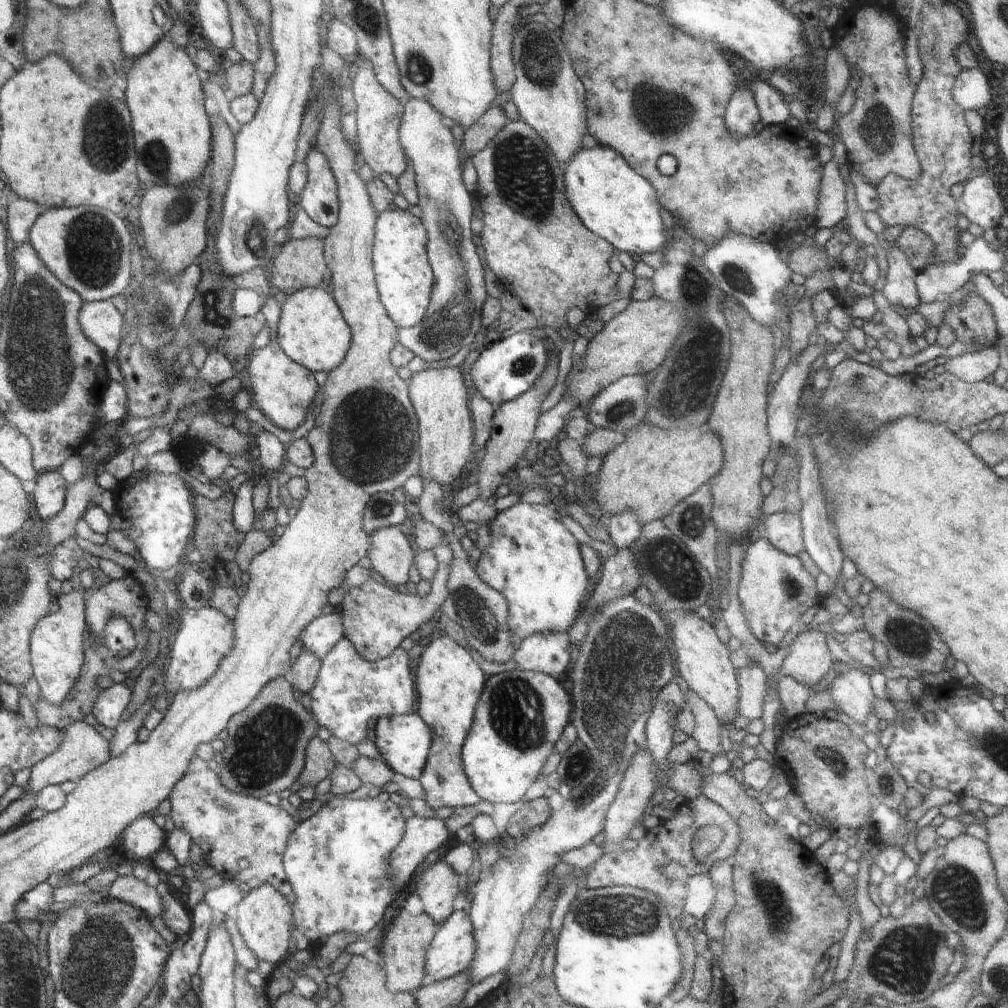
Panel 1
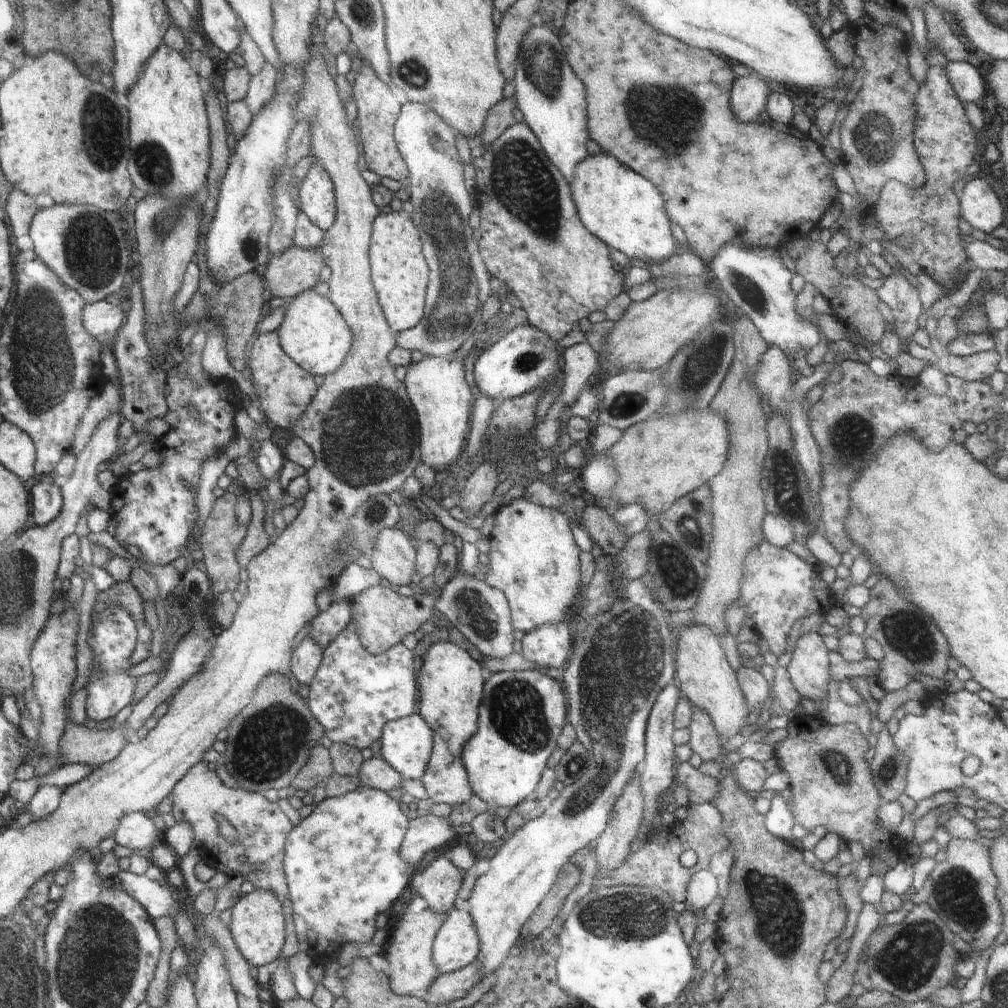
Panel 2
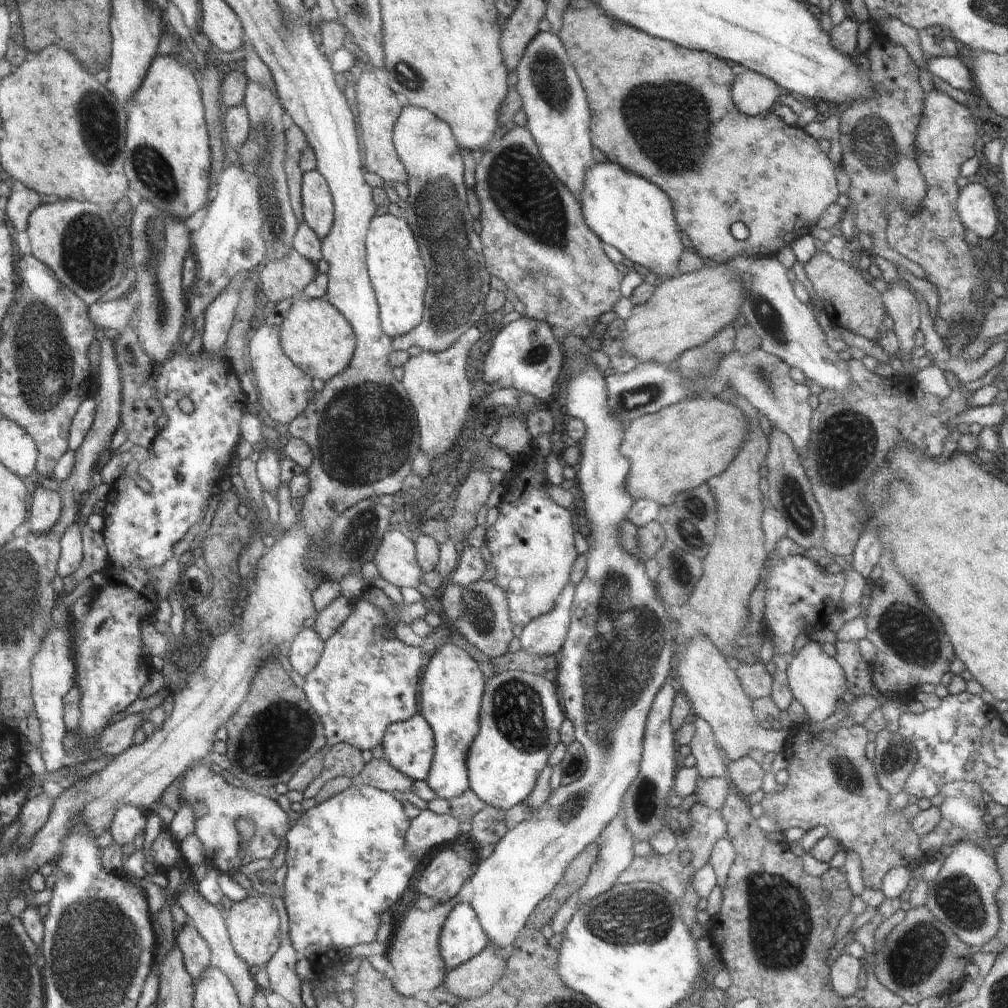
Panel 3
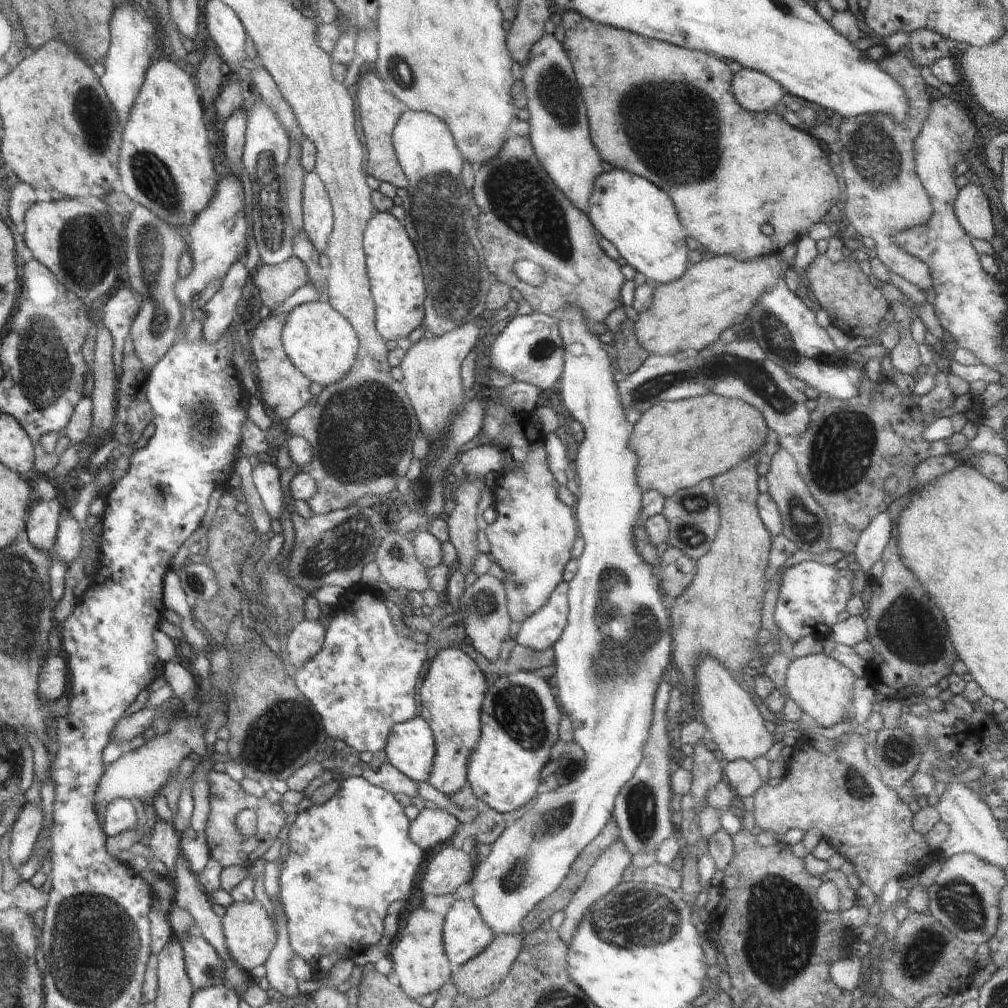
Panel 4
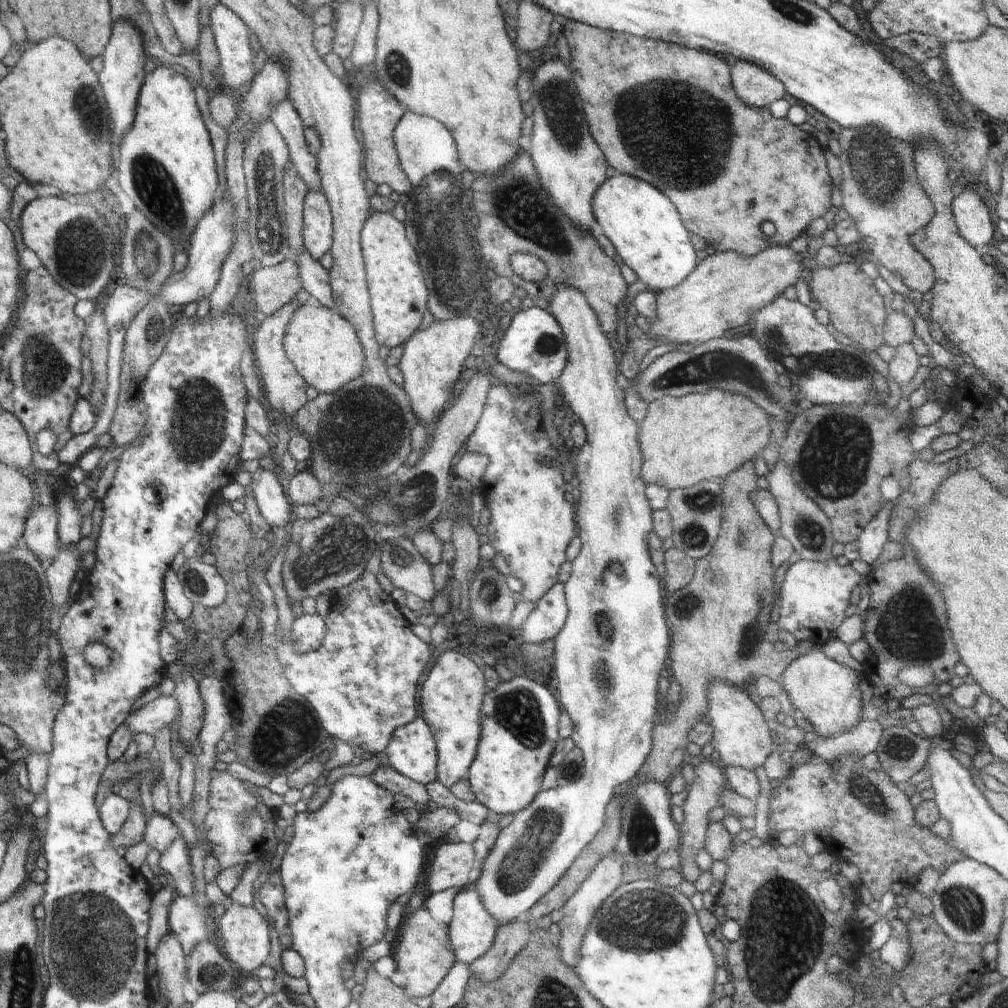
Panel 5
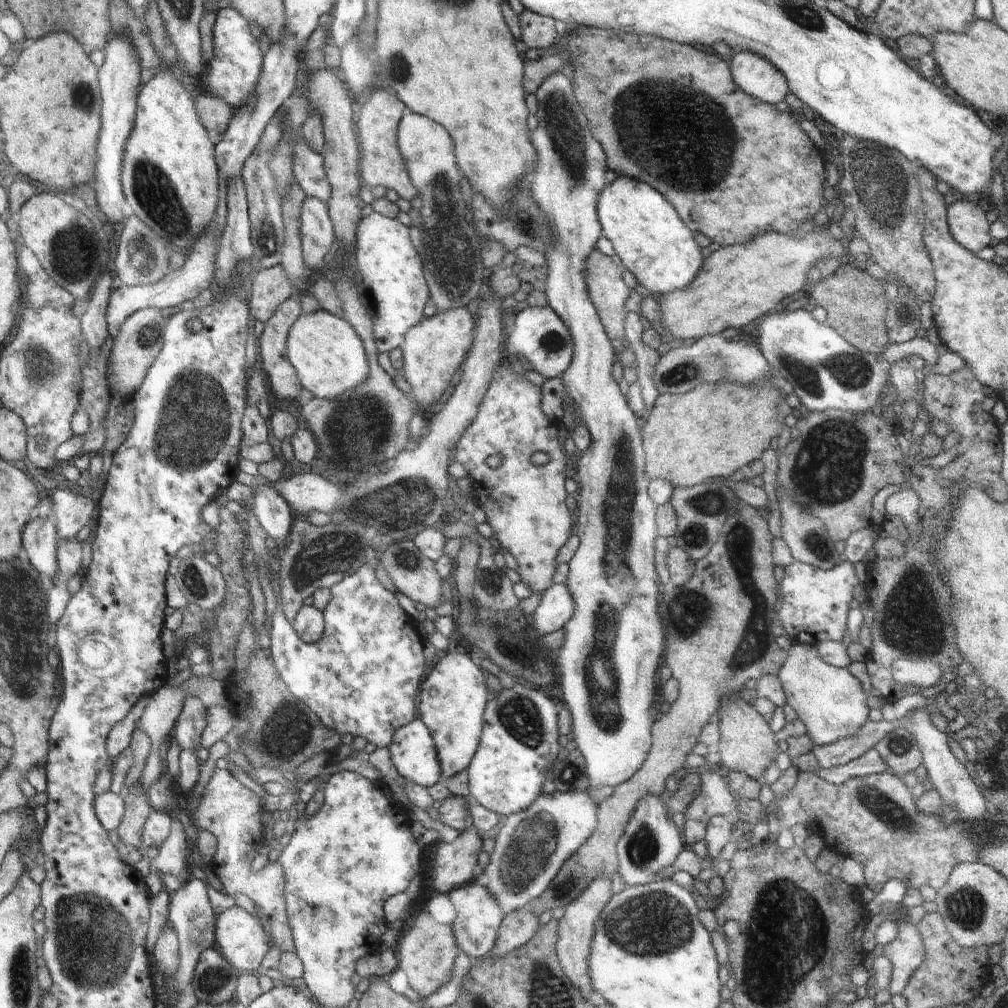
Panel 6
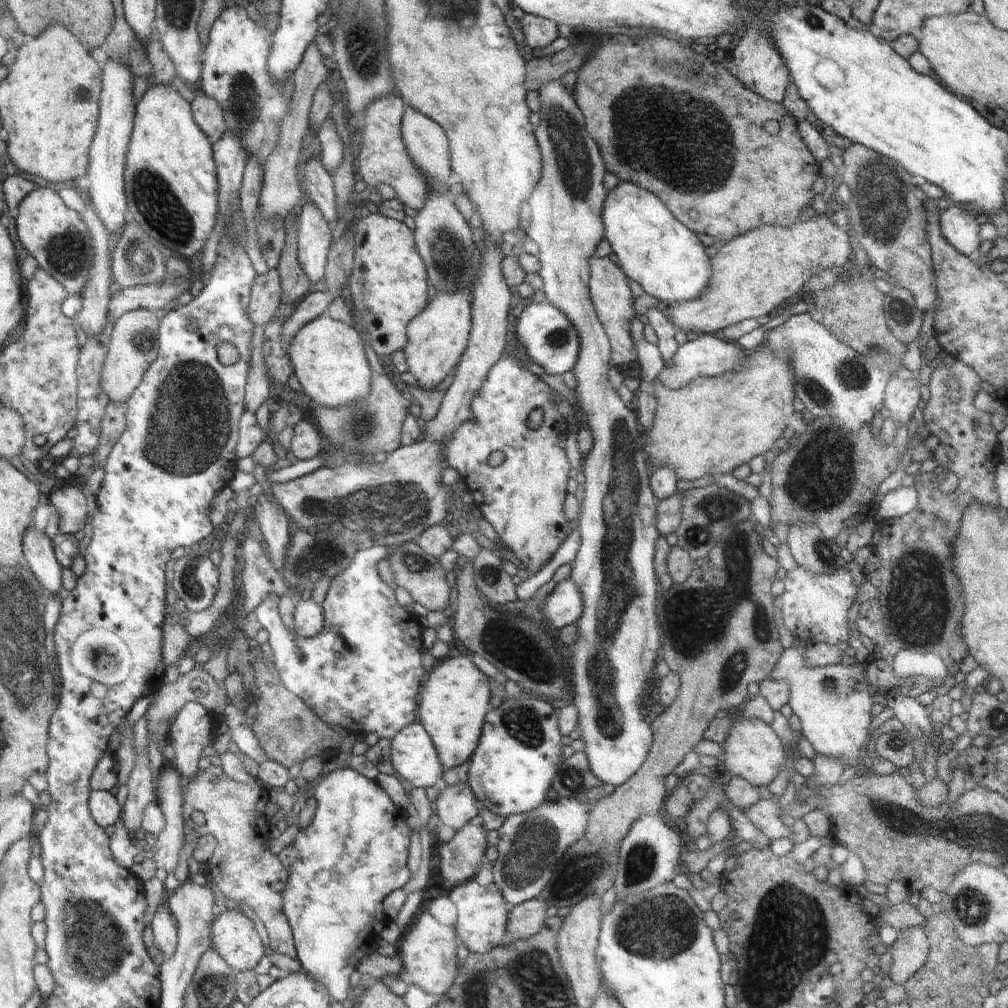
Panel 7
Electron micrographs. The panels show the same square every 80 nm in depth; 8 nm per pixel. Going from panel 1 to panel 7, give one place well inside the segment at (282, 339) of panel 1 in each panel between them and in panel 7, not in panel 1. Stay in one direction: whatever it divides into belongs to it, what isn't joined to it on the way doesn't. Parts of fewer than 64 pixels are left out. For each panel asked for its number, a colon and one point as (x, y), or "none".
2: (313, 335)
3: (315, 336)
4: (321, 344)
5: (323, 346)
6: (325, 350)
7: (327, 355)

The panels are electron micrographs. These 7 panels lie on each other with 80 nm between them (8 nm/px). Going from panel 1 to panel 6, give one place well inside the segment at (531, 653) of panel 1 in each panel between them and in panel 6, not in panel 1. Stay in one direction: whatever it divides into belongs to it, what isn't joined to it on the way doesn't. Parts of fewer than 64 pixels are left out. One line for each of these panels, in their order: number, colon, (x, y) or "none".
2: (549, 646)
3: (544, 636)
4: (541, 630)
5: (547, 619)
6: (556, 605)

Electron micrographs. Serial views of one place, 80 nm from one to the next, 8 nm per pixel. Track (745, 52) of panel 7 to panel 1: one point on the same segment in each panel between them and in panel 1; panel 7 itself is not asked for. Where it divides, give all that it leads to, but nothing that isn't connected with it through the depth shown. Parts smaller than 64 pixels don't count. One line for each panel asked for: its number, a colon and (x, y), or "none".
1: (742, 114)
2: (749, 95)
3: (754, 93)
4: (755, 92)
5: (755, 86)
6: (755, 75)

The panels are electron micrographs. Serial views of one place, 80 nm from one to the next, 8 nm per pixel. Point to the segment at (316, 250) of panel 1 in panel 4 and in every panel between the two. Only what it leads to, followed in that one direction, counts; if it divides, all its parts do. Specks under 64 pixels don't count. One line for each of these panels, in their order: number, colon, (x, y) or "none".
2: (296, 271)
3: (280, 279)
4: (276, 283)

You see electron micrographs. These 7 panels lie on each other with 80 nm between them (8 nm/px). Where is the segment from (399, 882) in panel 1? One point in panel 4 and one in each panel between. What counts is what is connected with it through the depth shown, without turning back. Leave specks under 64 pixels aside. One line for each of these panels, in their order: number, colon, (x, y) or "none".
2: (427, 833)
3: (430, 830)
4: (432, 827)

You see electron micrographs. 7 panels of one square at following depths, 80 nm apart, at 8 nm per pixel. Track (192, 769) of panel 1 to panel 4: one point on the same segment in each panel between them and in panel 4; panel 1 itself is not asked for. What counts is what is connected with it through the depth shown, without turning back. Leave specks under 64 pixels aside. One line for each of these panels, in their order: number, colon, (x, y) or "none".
2: (234, 828)
3: (225, 803)
4: (227, 845)

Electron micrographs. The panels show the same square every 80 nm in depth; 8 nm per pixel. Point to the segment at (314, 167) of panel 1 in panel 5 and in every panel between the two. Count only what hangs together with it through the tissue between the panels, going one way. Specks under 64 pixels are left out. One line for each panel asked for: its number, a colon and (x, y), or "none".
2: (315, 197)
3: (318, 212)
4: (317, 215)
5: (317, 223)

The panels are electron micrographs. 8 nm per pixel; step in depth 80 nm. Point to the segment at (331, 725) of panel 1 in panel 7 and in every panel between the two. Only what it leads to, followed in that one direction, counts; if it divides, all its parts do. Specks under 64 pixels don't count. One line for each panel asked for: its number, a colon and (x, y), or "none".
2: (355, 694)
3: (363, 684)
4: (362, 683)
5: (362, 681)
6: (361, 678)
7: (362, 672)

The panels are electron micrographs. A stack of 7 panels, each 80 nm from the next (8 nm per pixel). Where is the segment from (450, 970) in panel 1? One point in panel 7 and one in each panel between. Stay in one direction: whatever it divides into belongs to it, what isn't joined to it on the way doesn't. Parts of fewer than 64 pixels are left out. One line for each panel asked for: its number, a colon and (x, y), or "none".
2: (458, 944)
3: (463, 937)
4: (467, 934)
5: (472, 929)
6: (476, 925)
7: (482, 915)

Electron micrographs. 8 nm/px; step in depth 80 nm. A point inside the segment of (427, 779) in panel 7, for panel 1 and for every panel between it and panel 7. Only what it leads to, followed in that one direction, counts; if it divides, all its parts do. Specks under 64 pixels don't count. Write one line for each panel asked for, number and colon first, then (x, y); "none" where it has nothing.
1: (404, 742)
2: (407, 743)
3: (409, 745)
4: (411, 748)
5: (412, 751)
6: (413, 752)

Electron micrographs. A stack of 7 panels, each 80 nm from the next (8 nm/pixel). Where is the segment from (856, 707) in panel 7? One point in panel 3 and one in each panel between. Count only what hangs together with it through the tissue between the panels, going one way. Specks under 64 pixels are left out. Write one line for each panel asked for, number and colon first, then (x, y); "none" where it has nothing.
3: (816, 681)
4: (822, 688)
5: (825, 692)
6: (830, 701)

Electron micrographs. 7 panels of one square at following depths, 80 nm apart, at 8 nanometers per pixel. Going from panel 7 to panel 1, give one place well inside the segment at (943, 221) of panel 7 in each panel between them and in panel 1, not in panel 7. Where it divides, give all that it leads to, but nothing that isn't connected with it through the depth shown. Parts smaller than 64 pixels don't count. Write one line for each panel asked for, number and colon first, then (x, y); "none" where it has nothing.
1: (983, 206)
2: (981, 208)
3: (978, 212)
4: (973, 213)
5: (971, 215)
6: (967, 222)

